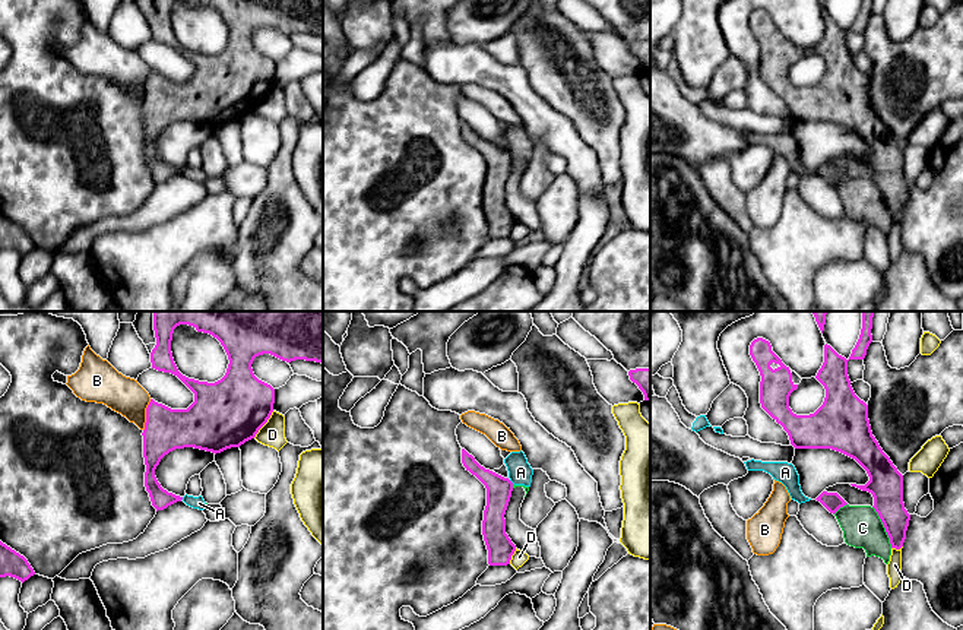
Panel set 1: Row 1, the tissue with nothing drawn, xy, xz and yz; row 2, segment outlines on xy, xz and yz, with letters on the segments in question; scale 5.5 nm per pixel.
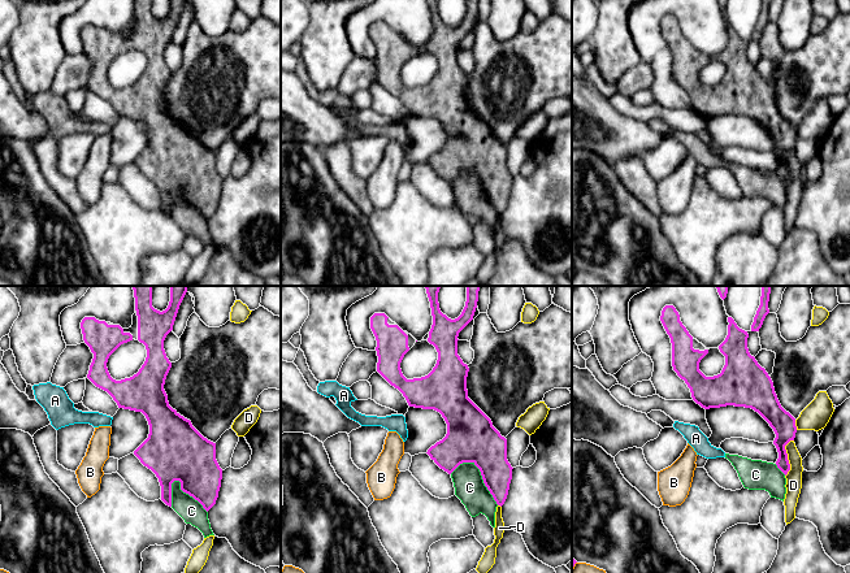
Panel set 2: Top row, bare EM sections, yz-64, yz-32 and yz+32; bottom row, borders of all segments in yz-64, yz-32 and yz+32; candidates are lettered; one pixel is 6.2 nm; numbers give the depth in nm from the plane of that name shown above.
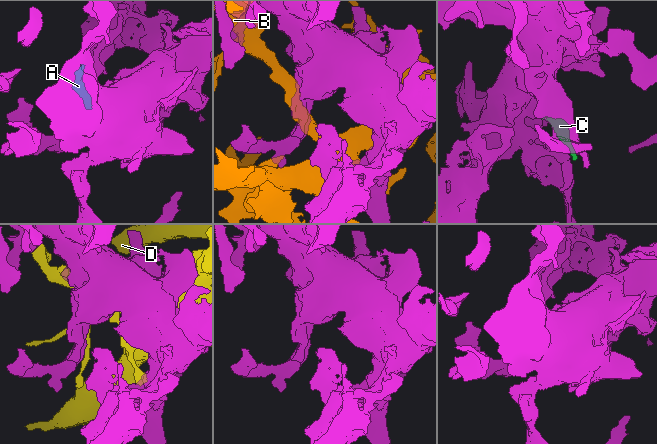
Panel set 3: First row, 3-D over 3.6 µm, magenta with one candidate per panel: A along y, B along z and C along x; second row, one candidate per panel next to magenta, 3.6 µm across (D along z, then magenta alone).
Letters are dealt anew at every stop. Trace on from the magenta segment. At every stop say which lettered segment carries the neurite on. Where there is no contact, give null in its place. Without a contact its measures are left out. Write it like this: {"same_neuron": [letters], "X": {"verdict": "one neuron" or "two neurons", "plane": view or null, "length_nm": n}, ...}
{"same_neuron": [], "A": {"verdict": "two neurons", "plane": "xz", "length_nm": 40}, "B": {"verdict": "two neurons", "plane": "xy", "length_nm": 180}, "C": {"verdict": "two neurons", "plane": "yz", "length_nm": 260}, "D": {"verdict": "two neurons", "plane": "xy", "length_nm": 190}}

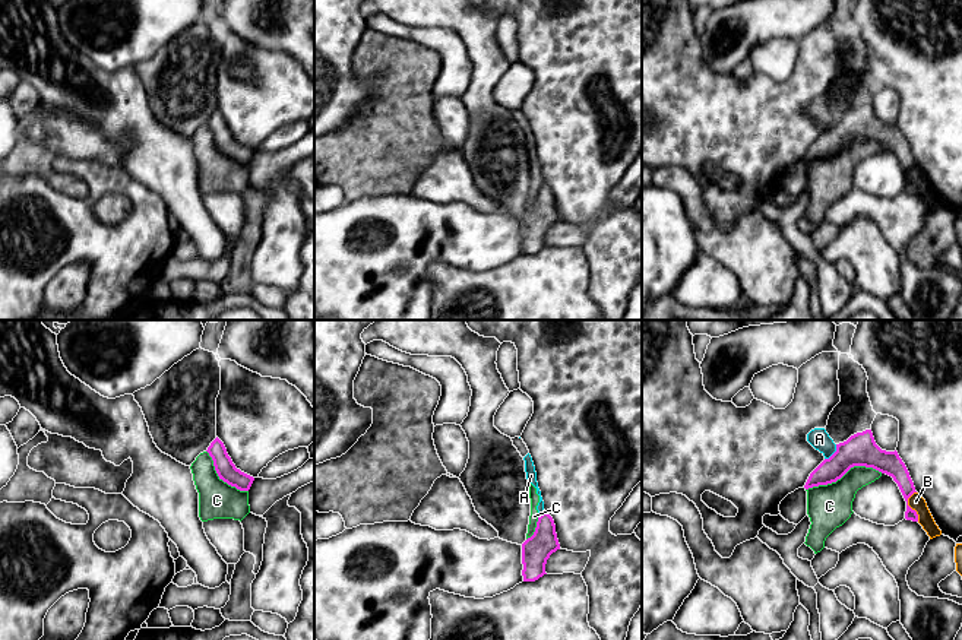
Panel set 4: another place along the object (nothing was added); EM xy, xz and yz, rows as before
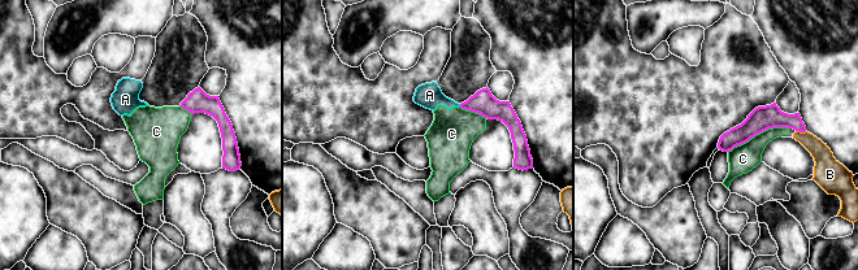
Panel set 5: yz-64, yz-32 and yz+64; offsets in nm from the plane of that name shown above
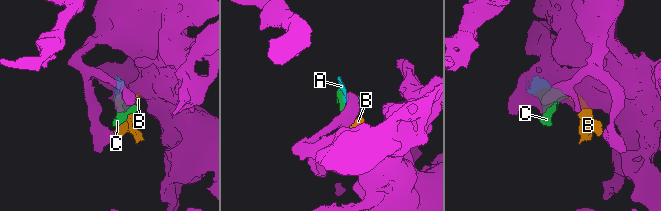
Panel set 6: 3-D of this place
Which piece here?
{"same_neuron": [], "A": {"verdict": "two neurons", "plane": "yz", "length_nm": 110}, "B": {"verdict": "two neurons", "plane": "yz", "length_nm": 170}, "C": {"verdict": "two neurons", "plane": "yz", "length_nm": 440}}

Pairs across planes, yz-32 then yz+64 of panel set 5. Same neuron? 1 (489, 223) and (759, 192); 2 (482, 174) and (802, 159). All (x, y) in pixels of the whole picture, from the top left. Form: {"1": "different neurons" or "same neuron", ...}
{"1": "different neurons", "2": "different neurons"}

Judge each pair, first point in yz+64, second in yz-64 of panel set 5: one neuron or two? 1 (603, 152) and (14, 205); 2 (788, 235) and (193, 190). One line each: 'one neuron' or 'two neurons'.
1: two neurons
2: one neuron

